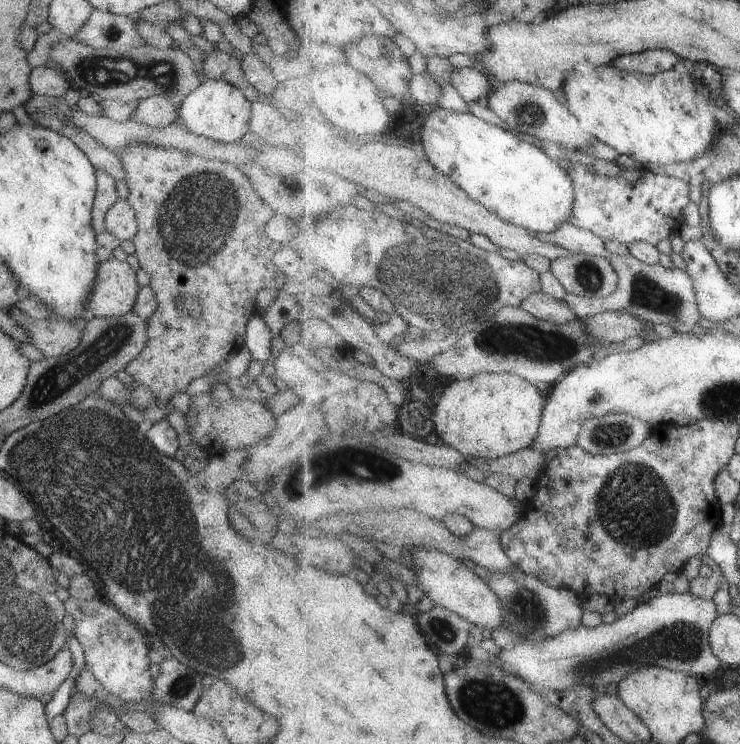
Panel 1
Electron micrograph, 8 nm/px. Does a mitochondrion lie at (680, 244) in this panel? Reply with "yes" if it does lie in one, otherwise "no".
no

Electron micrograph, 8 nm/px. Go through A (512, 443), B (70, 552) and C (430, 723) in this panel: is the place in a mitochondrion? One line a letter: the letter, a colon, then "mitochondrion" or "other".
A: other
B: mitochondrion
C: other

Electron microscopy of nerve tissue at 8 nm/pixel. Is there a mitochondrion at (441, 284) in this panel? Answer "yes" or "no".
yes

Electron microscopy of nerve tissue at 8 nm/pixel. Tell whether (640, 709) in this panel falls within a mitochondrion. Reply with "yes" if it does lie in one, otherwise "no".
no

